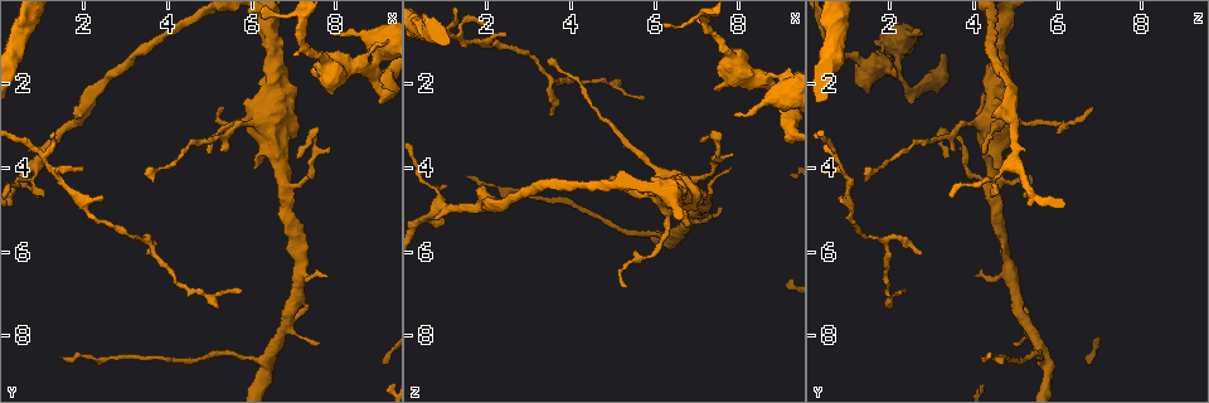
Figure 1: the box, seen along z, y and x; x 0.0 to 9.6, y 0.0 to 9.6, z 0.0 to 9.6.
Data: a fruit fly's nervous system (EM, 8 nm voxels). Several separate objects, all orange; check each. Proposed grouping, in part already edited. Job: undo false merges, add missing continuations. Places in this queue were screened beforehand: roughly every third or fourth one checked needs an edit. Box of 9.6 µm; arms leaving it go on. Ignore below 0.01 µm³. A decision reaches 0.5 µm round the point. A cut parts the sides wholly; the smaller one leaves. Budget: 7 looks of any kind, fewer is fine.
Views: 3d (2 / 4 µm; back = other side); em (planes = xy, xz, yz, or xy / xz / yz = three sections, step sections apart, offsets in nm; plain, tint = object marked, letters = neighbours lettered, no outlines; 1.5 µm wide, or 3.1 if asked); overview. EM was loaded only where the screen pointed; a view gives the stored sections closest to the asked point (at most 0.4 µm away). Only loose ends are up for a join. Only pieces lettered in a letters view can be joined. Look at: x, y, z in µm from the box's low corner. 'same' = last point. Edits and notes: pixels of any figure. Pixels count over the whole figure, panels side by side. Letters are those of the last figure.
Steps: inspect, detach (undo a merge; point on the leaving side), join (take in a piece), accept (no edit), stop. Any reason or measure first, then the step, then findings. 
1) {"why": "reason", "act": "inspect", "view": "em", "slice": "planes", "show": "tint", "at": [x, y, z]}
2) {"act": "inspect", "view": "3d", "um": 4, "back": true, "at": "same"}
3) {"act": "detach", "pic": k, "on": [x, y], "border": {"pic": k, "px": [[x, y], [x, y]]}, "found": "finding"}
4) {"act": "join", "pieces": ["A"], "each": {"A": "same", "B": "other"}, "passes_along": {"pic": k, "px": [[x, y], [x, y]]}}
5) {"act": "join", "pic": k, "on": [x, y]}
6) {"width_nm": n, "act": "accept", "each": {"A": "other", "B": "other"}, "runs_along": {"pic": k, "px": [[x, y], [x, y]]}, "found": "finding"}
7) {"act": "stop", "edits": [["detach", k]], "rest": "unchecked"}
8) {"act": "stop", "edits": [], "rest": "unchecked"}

{"why": "thick end", "act": "inspect", "view": "em", "slice": "xy", "step": 8, "show": "letters", "at": [7.55, 1.80, 2.15]}

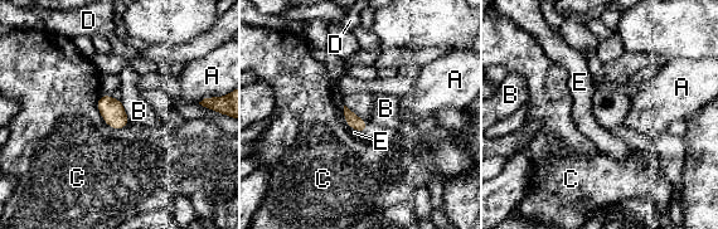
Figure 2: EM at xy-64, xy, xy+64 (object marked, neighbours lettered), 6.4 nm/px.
{"act": "accept", "each": {"A": "other", "B": "other", "C": "other", "D": "other", "E": "other"}, "border": {"pic": 2, "px": [[347, 123], [364, 134]]}, "found": "no lettered piece goes on from it"}

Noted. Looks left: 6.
{"why": "abrupt turn", "act": "inspect", "view": "3d", "um": 4, "at": [7.50, 3.15, 3.30]}

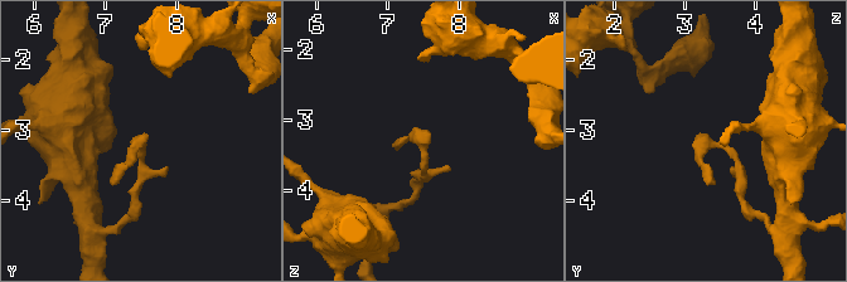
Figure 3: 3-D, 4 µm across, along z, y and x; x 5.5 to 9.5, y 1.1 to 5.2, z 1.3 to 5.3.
{"why": "now the EM", "act": "inspect", "view": "em", "slice": "yz", "step": 4, "show": "tint", "at": [7.45, 3.20, 3.30]}

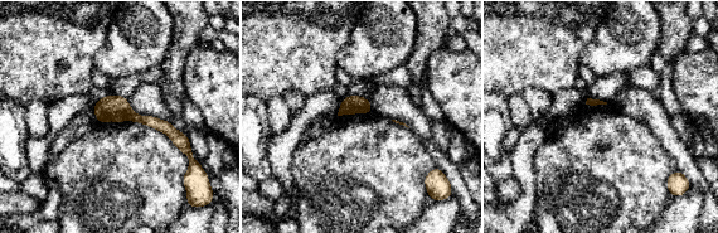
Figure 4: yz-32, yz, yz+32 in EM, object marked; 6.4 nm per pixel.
{"why": "cut it another way", "act": "inspect", "view": "em", "slice": "planes", "show": "letters", "at": "same"}

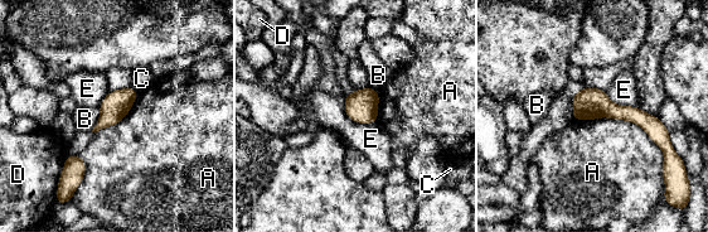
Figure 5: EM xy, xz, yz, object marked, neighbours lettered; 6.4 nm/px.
{"longest_contact_nm": ["A", 650], "act": "accept", "each": {"A": "other", "B": "other", "C": "other", "D": "other", "E": "other"}, "found": "all the same neuron"}

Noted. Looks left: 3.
{"why": "three arms meet", "act": "inspect", "view": "em", "slice": "planes", "show": "letters", "at": [6.75, 4.40, 4.40]}

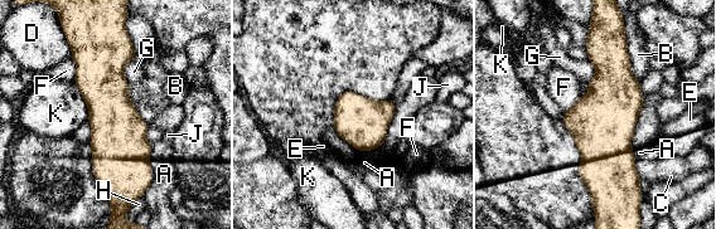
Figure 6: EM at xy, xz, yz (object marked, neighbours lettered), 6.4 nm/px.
{"width_nm": 360, "act": "accept", "each": {"A": "other", "B": "other", "C": "other", "D": "other", "E": "other", "F": "other", "G": "other", "H": "other", "J": "other", "K": "other"}, "border": {"pic": 6, "px": [[73, 82], [85, 101], [88, 120]]}, "found": "one neuron here"}

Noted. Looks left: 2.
{"act": "stop", "edits": [], "rest": "unchecked"}

